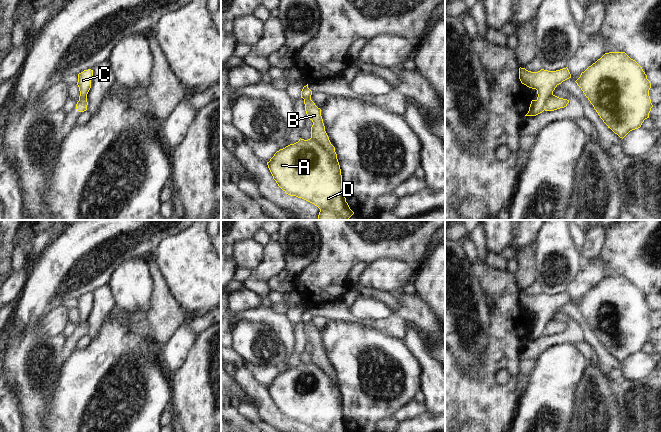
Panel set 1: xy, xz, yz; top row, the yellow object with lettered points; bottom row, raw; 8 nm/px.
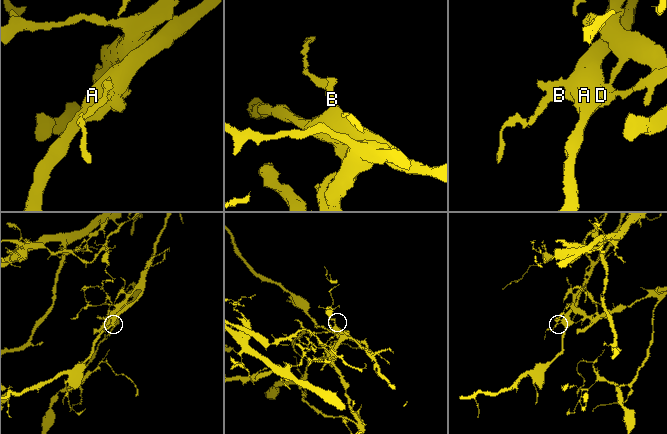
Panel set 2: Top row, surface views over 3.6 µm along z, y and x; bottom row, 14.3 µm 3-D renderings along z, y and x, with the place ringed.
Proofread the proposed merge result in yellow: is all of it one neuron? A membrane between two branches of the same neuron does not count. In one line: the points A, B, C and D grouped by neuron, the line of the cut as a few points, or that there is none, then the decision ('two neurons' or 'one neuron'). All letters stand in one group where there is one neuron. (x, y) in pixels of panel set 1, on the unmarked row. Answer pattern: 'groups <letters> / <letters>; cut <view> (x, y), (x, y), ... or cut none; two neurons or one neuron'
groups A C D / B; cut xz (311, 361), (336, 381); two neurons

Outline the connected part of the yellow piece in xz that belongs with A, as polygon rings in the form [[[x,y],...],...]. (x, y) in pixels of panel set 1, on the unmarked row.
[[[300,362],[298,366],[280,373],[267,389],[273,403],[286,418],[302,422],[318,432],[350,432],[343,417],[337,381],[334,382],[312,362]]]

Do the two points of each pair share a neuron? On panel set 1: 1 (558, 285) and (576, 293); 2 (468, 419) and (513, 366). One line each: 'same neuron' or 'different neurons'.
1: different neurons
2: same neuron

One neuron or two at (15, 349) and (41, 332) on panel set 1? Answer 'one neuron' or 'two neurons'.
two neurons

